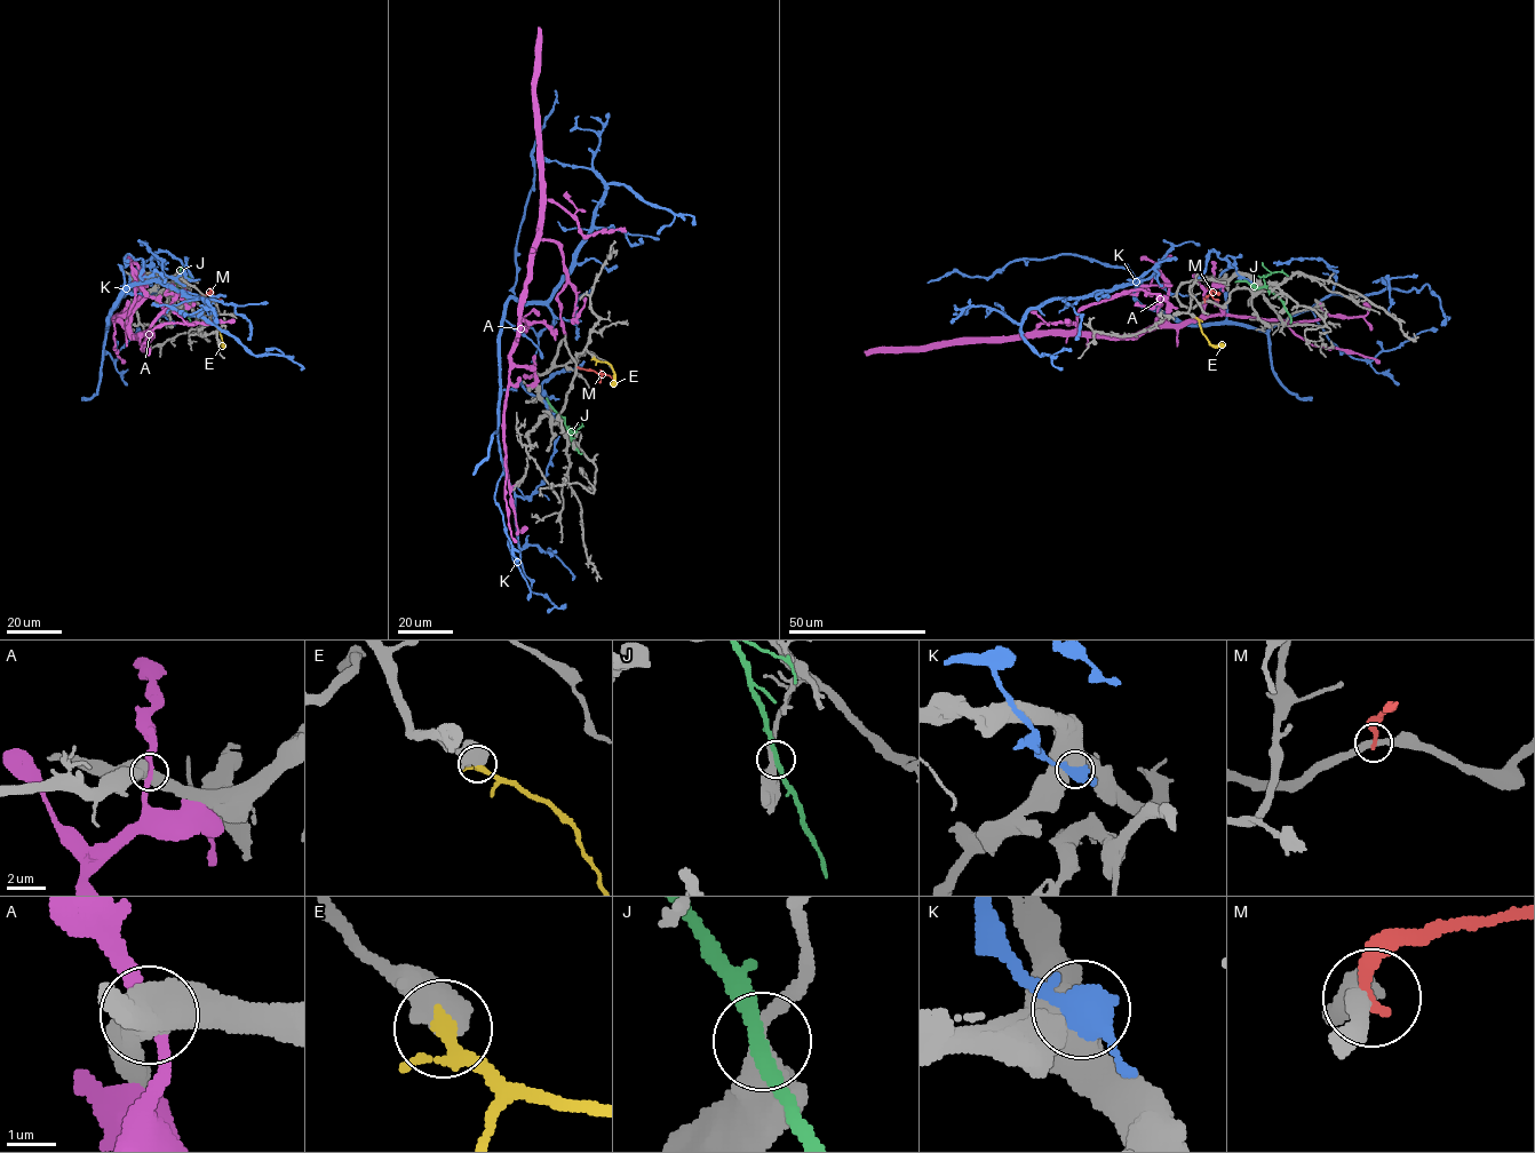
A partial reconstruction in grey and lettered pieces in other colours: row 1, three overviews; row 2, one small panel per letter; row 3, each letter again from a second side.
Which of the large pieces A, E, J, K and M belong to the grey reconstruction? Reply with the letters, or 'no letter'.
E

